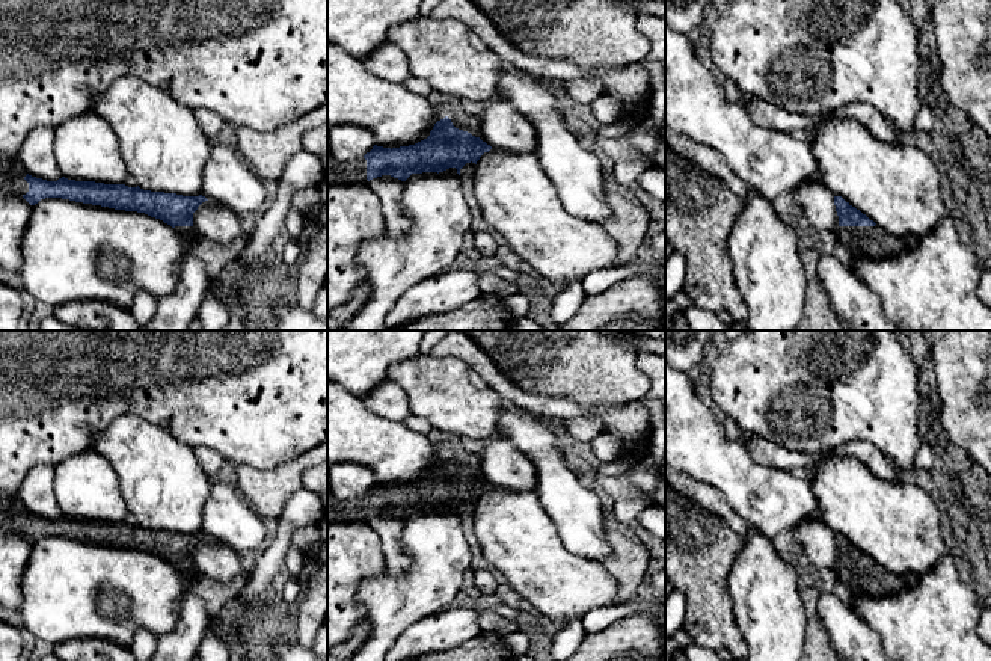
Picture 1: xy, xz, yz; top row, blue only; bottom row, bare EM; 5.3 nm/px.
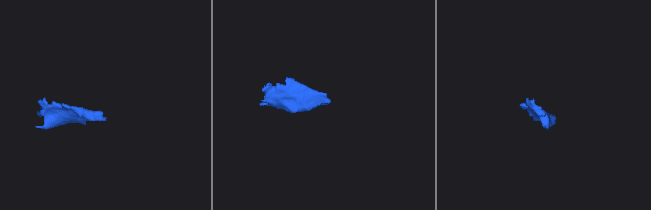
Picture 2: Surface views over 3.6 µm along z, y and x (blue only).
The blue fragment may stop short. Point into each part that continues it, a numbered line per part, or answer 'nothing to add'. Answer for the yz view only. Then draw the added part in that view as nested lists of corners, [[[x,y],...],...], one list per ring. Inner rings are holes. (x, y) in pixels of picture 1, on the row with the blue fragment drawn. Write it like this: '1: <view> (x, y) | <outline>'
1: yz (874, 242) | [[[878,225],[837,226],[834,235],[851,254],[867,258],[893,258],[907,249],[904,238]]]

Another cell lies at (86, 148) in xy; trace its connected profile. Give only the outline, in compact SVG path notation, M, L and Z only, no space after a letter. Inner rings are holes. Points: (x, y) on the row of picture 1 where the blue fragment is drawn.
M94 112L72 116L54 128L54 157L68 180L124 184L128 175L119 139Z

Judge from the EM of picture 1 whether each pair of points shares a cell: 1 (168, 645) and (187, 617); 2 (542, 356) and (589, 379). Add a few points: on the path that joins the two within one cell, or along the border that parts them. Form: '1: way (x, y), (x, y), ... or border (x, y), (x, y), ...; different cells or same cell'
1: way (174, 639), (187, 624); same cell
2: way (554, 356), (566, 356), (576, 367); same cell

